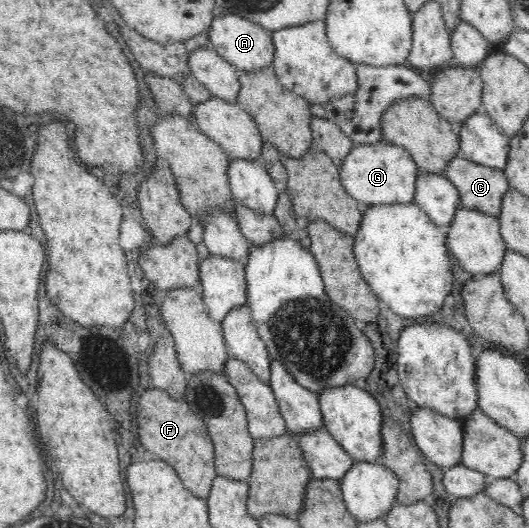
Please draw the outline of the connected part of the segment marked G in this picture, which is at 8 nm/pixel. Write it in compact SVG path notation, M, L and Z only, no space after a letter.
M379 141L373 144L354 144L338 167L338 181L346 193L362 206L413 203L415 181L419 173L417 164L406 149L389 141Z

